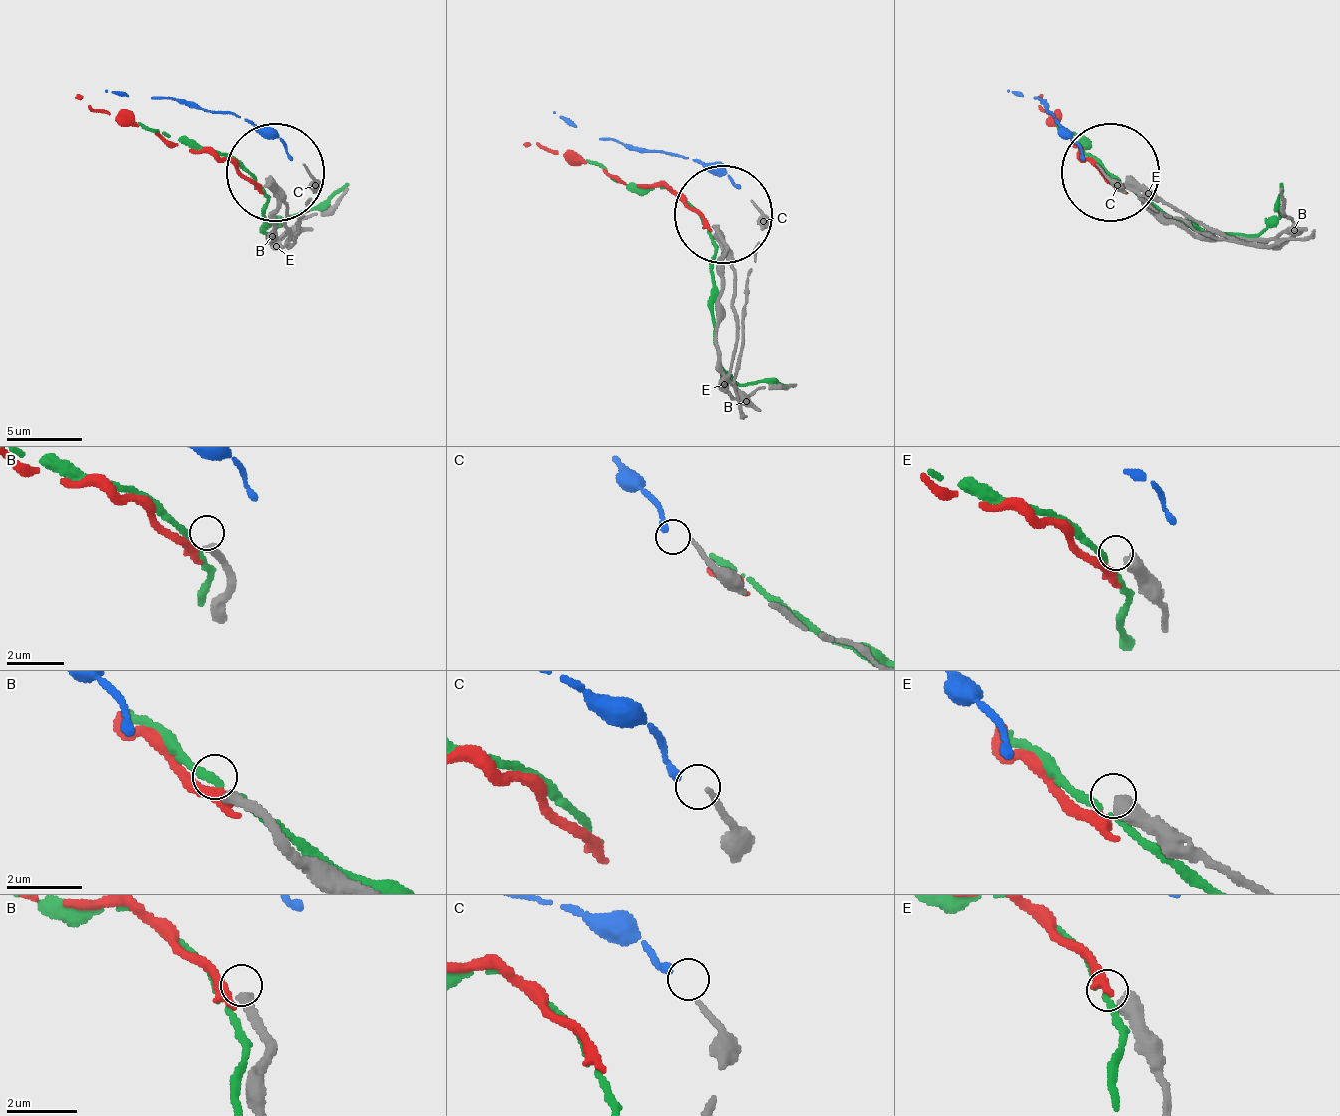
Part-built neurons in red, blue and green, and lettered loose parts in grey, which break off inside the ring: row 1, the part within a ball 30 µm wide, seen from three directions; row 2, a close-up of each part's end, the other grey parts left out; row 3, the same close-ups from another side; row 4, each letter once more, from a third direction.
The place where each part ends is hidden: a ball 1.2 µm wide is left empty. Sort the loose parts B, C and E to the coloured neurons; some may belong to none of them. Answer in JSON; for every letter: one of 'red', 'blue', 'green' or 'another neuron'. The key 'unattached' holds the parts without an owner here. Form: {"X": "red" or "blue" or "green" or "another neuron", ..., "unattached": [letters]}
{"B": "another neuron", "C": "blue", "E": "another neuron", "unattached": ["B", "E"]}

